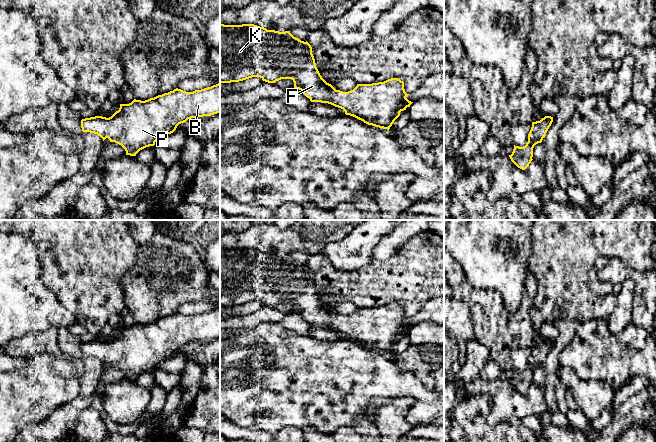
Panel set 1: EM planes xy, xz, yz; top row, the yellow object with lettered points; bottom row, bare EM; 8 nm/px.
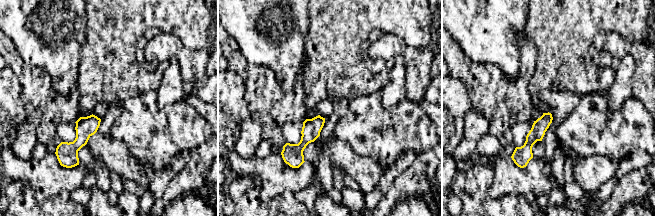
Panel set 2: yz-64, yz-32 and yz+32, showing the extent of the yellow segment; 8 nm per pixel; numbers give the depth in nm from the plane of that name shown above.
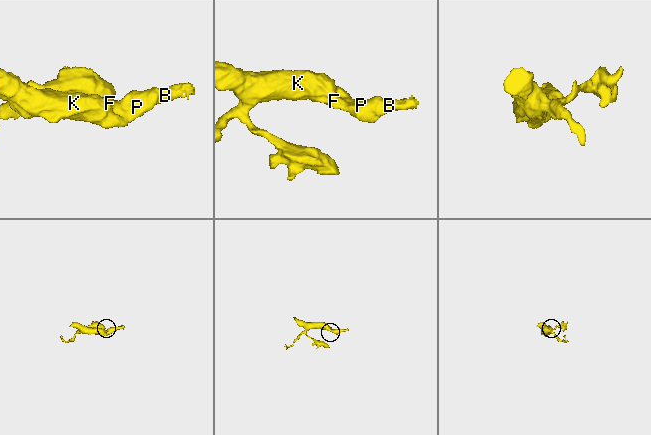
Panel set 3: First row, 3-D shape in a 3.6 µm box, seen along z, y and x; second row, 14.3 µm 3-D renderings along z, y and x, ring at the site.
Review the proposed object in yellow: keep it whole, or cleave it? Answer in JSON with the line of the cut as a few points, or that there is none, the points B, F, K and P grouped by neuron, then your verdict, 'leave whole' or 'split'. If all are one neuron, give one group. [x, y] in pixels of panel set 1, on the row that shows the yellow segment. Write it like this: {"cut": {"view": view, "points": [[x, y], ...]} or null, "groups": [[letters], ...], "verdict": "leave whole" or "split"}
{"cut": null, "groups": [["B", "F", "K", "P"]], "verdict": "leave whole"}

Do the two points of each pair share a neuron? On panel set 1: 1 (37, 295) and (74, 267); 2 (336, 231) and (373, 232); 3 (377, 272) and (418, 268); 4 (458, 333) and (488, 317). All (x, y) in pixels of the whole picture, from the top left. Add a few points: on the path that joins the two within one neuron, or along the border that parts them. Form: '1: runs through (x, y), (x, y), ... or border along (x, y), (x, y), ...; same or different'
1: border along (41, 264), (42, 281), (62, 305); different
2: border along (352, 230), (343, 238), (329, 242); different
3: runs through (387, 270), (390, 268), (408, 268); same
4: border along (466, 302), (475, 337); different

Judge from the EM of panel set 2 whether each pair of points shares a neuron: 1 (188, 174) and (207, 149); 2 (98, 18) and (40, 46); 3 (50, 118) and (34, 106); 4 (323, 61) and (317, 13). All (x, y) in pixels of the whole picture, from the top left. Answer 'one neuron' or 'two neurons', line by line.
1: one neuron
2: two neurons
3: one neuron
4: one neuron

